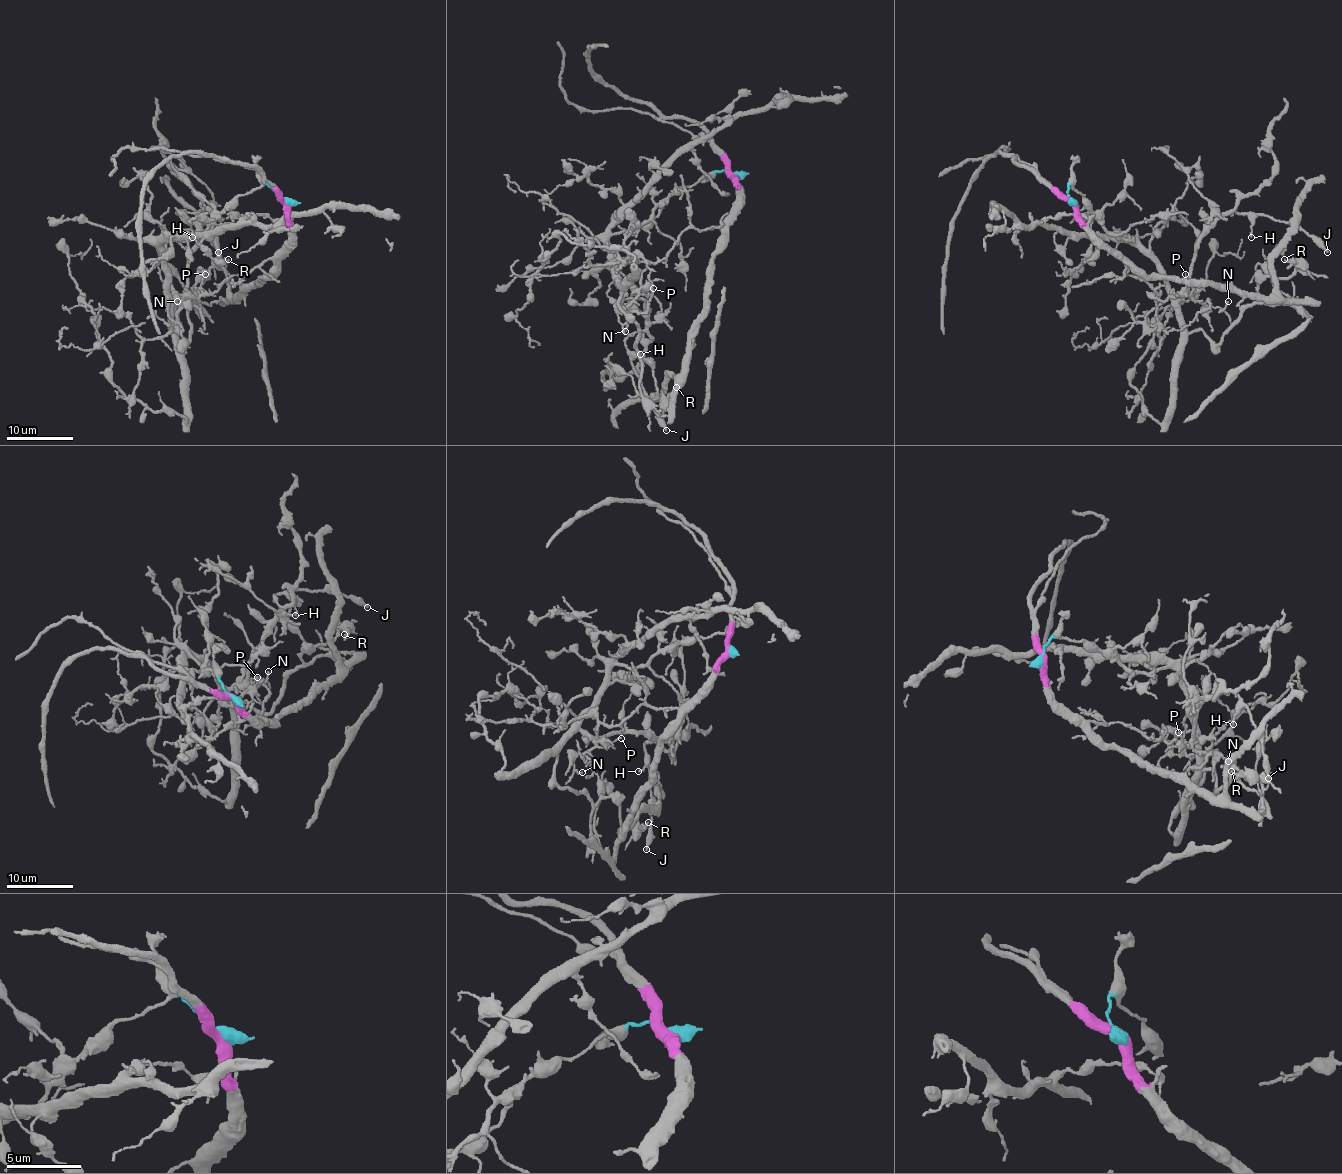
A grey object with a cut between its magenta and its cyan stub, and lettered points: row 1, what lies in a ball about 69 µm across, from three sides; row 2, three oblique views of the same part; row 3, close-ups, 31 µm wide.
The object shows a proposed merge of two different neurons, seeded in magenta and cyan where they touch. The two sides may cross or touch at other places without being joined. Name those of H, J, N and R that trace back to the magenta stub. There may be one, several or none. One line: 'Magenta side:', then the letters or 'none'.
Magenta side: N

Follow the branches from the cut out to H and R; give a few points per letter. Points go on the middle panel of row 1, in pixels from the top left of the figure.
H: (734, 176), (709, 174), (608, 239), (613, 270), (645, 302), (643, 330), (625, 347), (640, 354)
R: (734, 176), (709, 174), (608, 239), (618, 305), (635, 320), (656, 397), (676, 387)

